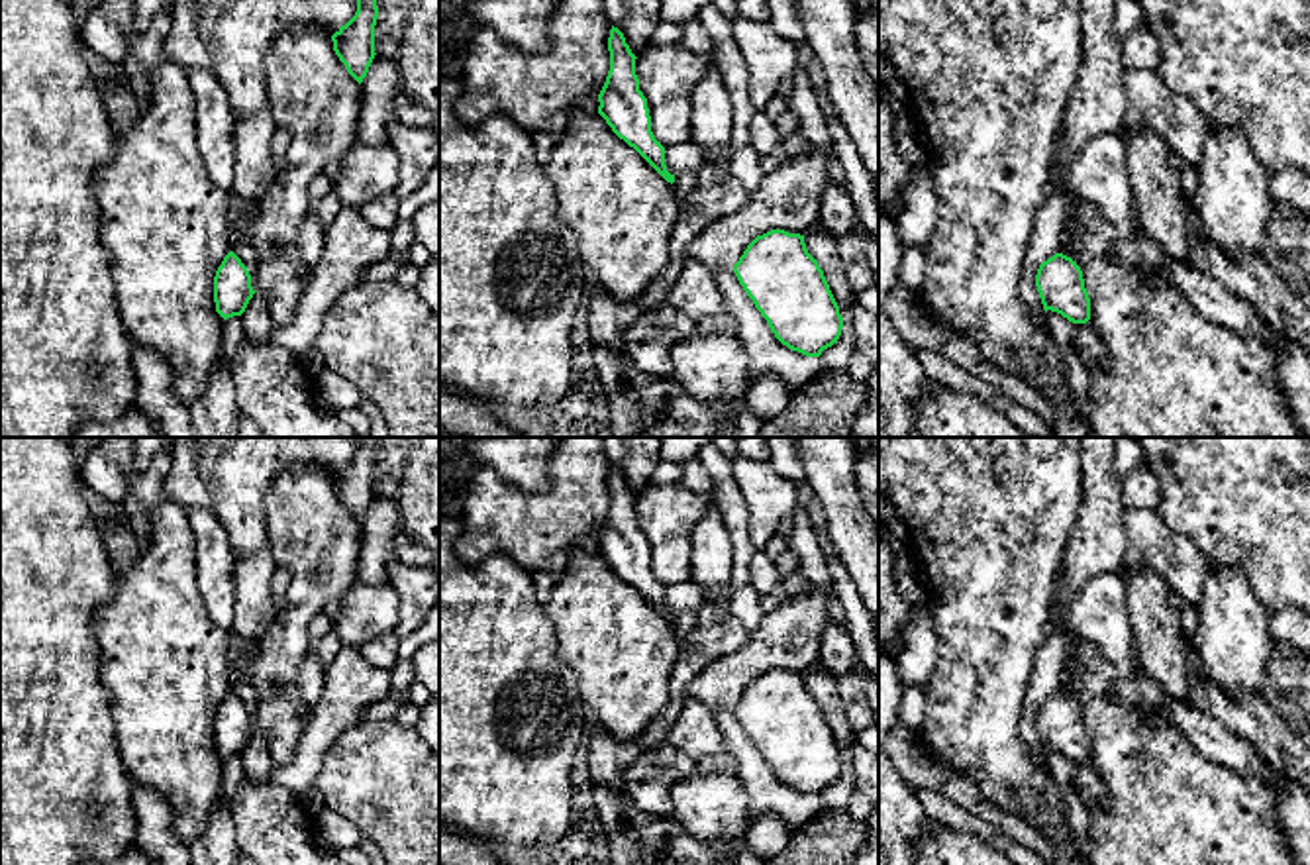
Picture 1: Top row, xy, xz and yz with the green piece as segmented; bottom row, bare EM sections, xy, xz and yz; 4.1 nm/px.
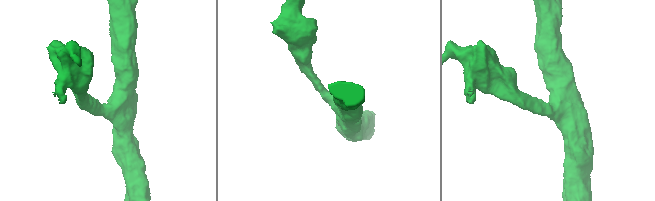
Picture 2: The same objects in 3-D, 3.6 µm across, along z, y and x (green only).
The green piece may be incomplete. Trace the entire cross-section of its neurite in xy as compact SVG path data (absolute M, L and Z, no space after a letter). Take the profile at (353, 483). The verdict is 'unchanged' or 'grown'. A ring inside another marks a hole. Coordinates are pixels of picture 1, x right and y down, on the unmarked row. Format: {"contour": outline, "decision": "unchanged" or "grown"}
{"contour": "M357 437L355 455L333 475L333 490L347 512L361 524L375 498L377 437Z", "decision": "unchanged"}

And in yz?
{"contour": "M1055 692L1043 700L1035 714L1035 726L1045 751L1057 751L1073 763L1090 759L1083 710L1071 696Z", "decision": "unchanged"}

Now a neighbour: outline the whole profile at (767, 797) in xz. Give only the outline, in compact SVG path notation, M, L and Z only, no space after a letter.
M712 706L712 710L728 753L737 765L735 779L747 792L753 820L779 816L786 826L796 830L826 810L822 796L806 796L775 777L767 759L739 724L733 706Z

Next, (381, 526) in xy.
M375 494L361 522L361 553L357 581L382 585L388 579L388 561L400 535L400 504L394 498Z

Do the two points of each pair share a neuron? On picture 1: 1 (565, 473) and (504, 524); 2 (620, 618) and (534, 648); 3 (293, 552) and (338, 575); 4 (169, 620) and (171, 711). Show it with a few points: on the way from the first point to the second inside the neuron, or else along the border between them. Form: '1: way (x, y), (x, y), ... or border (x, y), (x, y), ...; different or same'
1: way (559, 491), (528, 522), (522, 522); same
2: border (542, 605), (555, 636), (555, 654), (577, 681); different
3: way (304, 552), (314, 552), (326, 563); same
4: way (163, 642), (163, 689); same

